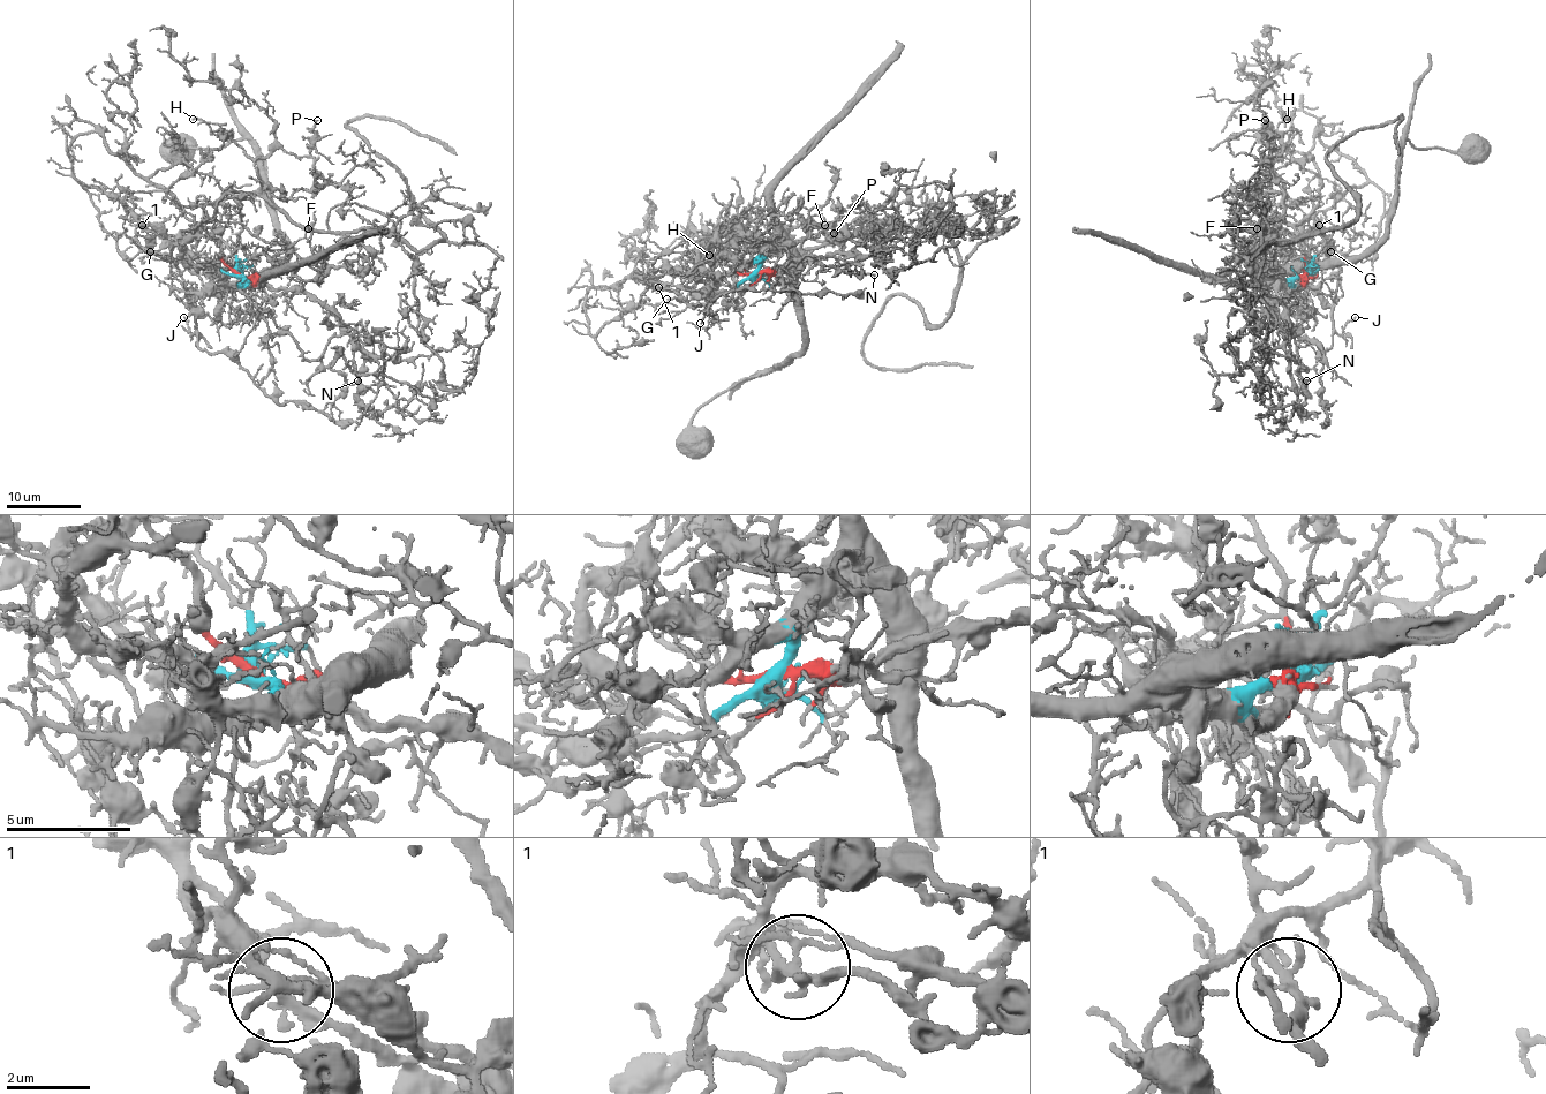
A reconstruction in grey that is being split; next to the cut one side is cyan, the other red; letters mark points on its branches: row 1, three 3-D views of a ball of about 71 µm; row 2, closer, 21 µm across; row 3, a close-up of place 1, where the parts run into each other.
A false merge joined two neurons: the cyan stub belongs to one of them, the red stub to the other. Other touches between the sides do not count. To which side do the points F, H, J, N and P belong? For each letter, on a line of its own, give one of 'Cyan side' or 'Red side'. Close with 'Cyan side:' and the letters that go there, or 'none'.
F: Red side
H: Red side
J: Red side
N: Red side
P: Red side
Cyan side: none

